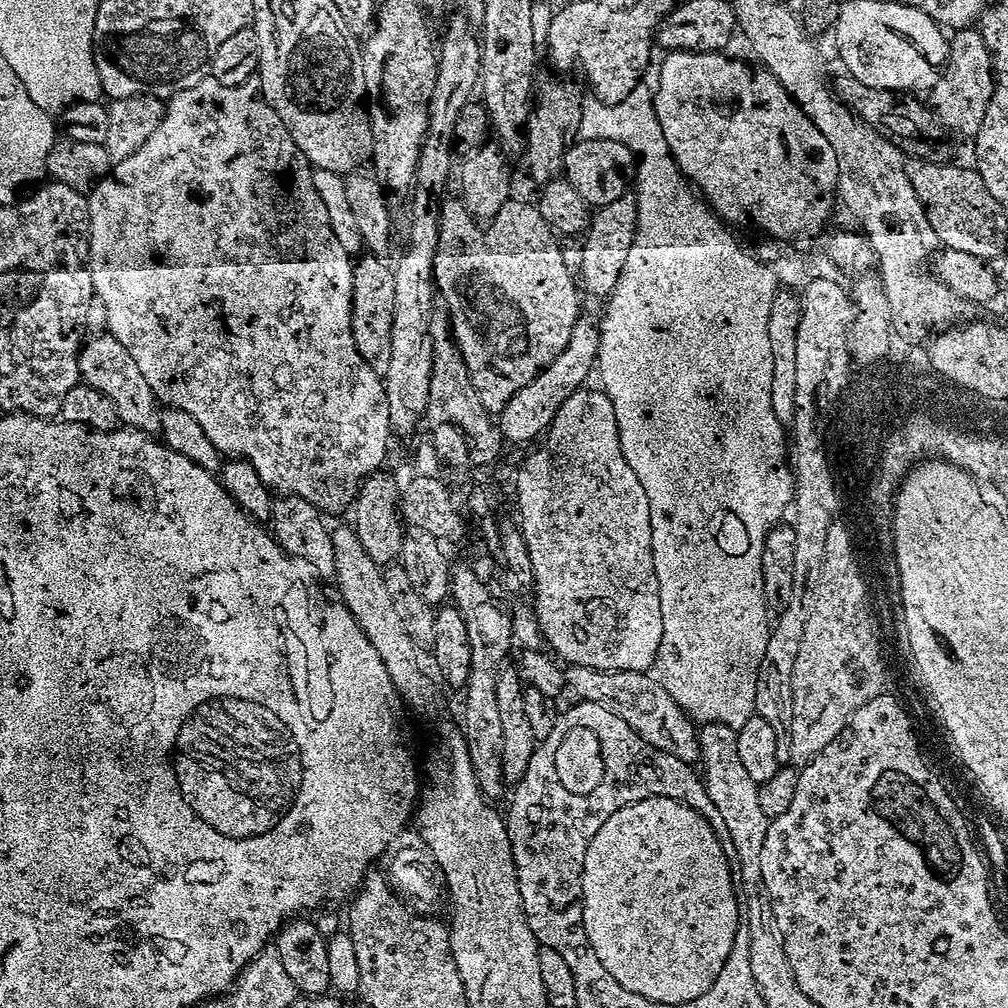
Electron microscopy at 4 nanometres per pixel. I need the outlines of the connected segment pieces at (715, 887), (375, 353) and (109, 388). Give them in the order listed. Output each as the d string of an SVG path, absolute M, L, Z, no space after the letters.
M651 796L645 800L639 800L633 804L622 806L622 810L614 810L594 838L590 838L590 846L586 846L584 855L584 873L580 876L582 882L582 922L586 930L586 938L598 954L602 966L613 976L614 982L626 986L634 994L642 994L642 998L653 1000L656 1003L664 1003L667 1006L675 1006L678 1003L690 1002L699 996L705 996L712 991L715 982L726 958L729 957L730 948L736 937L737 926L740 923L740 900L736 891L736 884L732 873L732 866L713 830L708 825L707 815L696 811L683 799L675 800L669 796Z
M364 254L359 259L352 265L352 337L366 366L377 374L383 374L386 366L390 366L390 326L394 322L396 274L380 261L383 259L379 255Z
M109 332L96 334L88 339L81 345L79 354L79 372L83 383L107 394L114 402L117 421L121 425L137 427L149 434L157 433L160 428L160 406L150 390L150 384L143 377L138 362L134 361L126 346Z

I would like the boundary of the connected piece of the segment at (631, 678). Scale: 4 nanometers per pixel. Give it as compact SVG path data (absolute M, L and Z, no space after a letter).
M572 666L567 669L566 684L569 689L572 687L577 692L580 700L601 704L618 714L618 718L625 720L650 746L668 752L674 758L690 765L699 761L700 737L693 717L679 708L655 675L647 671L607 672L602 669Z

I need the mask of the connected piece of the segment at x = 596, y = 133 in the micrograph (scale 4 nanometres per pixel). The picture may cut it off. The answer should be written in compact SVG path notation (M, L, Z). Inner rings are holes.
M644 82L636 86L620 103L607 104L595 96L585 97L581 103L577 137L581 140L620 142L638 157L638 162L650 160L650 154L656 152L672 152L666 128L664 132L654 102L656 98L653 89L650 86L648 88Z

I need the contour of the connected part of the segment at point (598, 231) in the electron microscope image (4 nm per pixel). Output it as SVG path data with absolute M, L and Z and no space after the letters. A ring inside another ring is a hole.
M625 194L620 199L608 203L597 209L589 221L588 230L581 243L581 260L578 278L581 289L587 296L607 299L617 286L618 278L622 274L622 266L626 266L630 246L633 245L637 228L637 199Z

